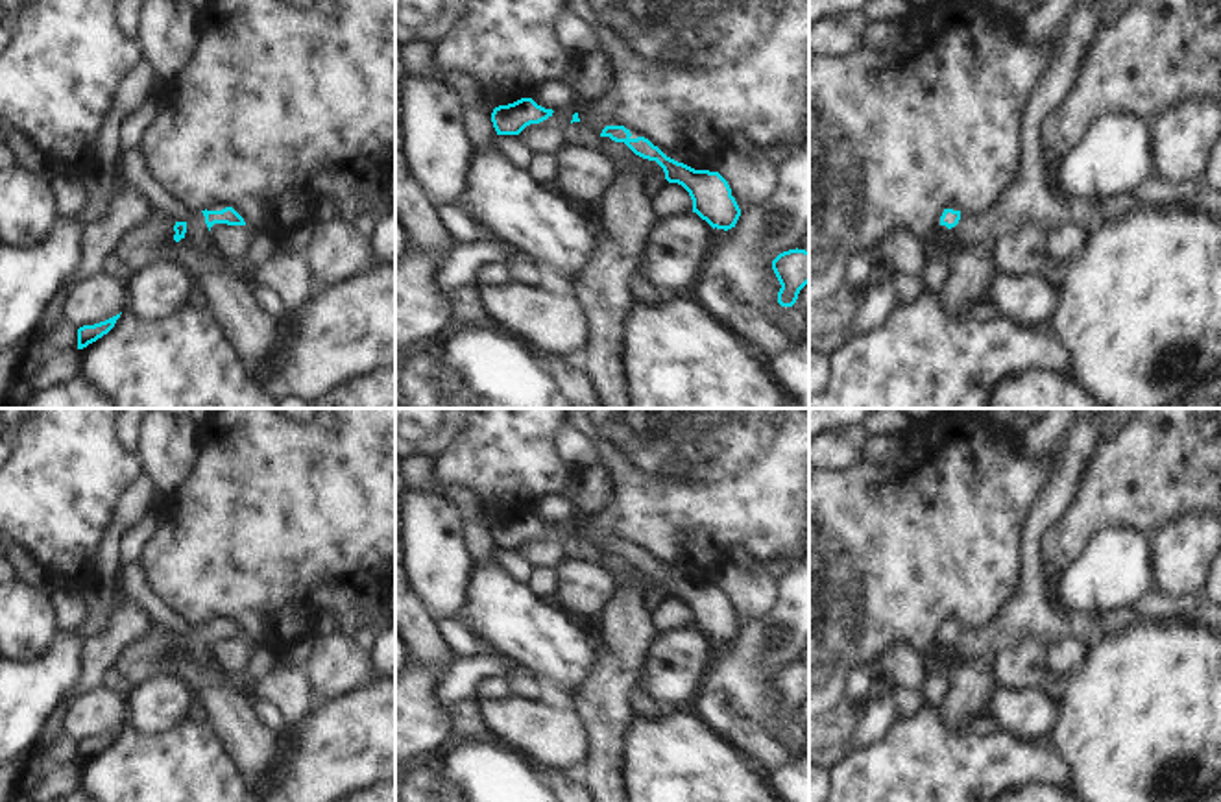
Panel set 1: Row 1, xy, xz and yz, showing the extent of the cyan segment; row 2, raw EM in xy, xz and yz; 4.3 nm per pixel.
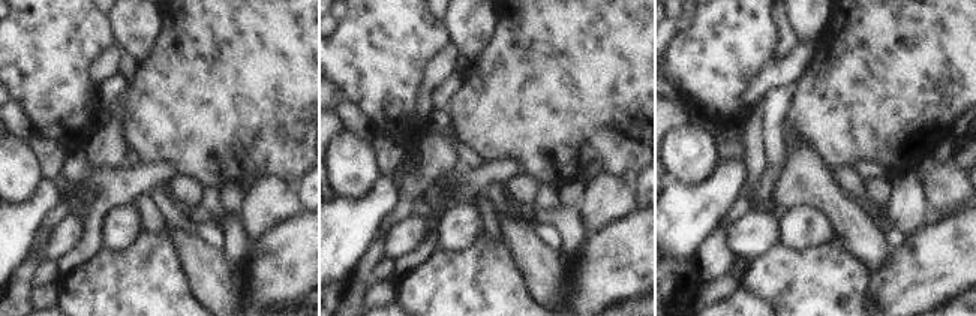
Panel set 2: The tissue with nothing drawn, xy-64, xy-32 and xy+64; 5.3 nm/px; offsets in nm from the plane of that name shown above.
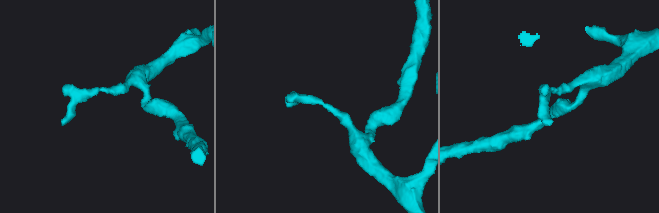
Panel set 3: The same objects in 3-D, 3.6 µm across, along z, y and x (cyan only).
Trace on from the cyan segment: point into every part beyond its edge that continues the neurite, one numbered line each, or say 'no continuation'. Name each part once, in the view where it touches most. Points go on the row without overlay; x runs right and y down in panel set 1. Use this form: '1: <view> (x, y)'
no continuation

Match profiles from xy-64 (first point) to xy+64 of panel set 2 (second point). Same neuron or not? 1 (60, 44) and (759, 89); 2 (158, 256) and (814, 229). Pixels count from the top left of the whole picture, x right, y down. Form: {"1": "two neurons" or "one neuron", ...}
{"1": "two neurons", "2": "two neurons"}

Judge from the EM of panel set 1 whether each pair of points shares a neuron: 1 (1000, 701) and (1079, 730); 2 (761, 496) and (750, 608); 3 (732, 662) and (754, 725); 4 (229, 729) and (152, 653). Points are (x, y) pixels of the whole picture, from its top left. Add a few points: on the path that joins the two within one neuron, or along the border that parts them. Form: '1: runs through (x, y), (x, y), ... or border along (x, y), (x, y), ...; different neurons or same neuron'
1: border along (1057, 719), (1048, 741); different neurons
2: border along (747, 558), (761, 564); different neurons
3: runs through (737, 677), (737, 699), (745, 710); same neuron
4: runs through (222, 704), (193, 675), (176, 666); same neuron

